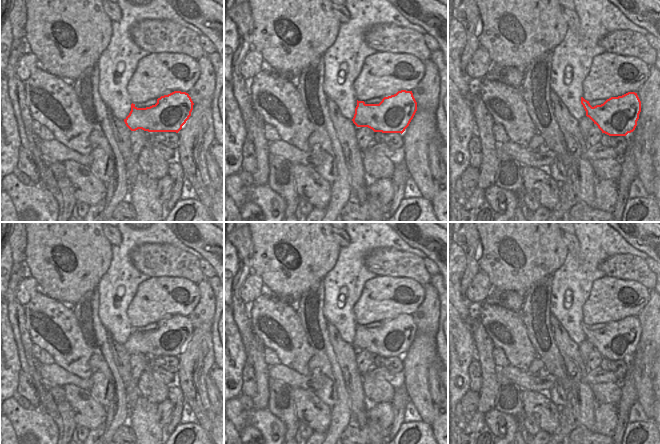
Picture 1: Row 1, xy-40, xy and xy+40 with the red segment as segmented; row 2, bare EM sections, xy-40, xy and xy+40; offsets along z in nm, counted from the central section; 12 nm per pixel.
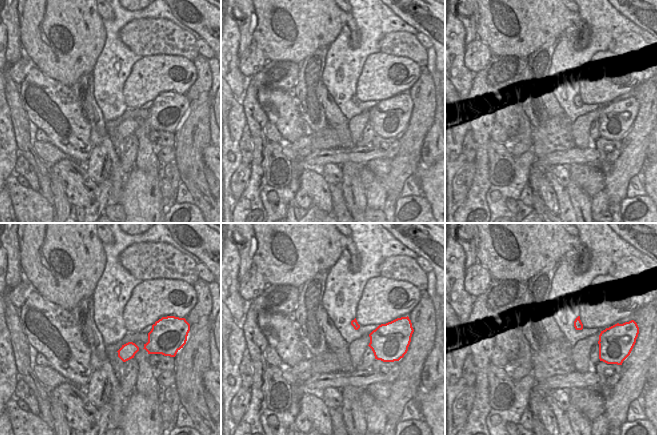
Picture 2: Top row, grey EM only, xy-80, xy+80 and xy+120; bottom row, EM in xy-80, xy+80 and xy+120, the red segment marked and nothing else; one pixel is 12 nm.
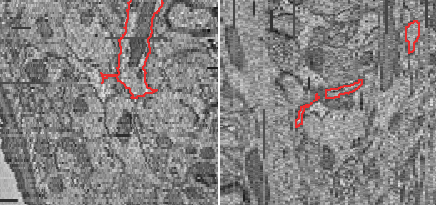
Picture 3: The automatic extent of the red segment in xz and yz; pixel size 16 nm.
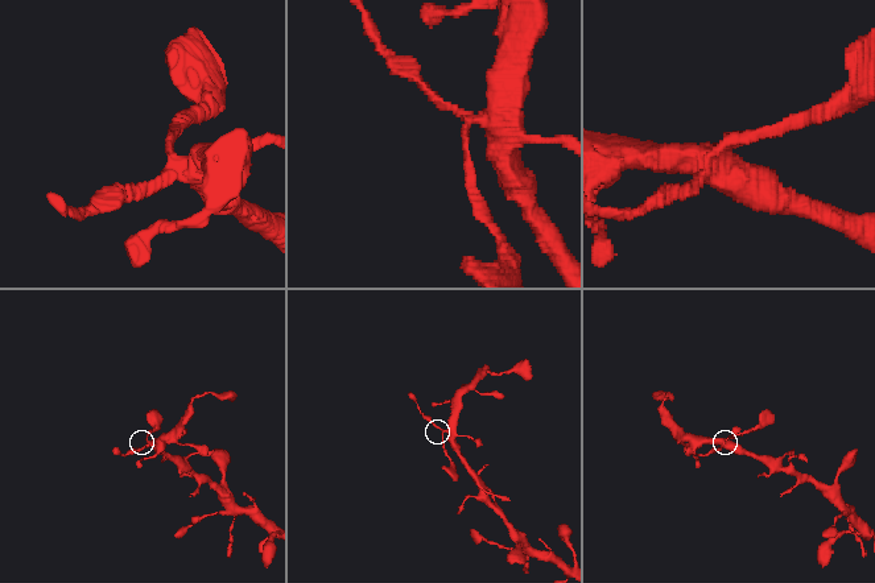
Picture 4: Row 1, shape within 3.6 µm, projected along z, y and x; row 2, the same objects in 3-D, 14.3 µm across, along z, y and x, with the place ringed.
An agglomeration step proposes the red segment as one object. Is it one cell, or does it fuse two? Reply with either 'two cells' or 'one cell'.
one cell

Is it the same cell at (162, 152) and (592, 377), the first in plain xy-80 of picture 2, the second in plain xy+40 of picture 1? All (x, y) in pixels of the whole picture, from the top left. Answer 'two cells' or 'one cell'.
one cell

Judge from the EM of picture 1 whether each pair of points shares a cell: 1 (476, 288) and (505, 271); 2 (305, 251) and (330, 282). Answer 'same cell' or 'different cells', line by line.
1: different cells
2: different cells

